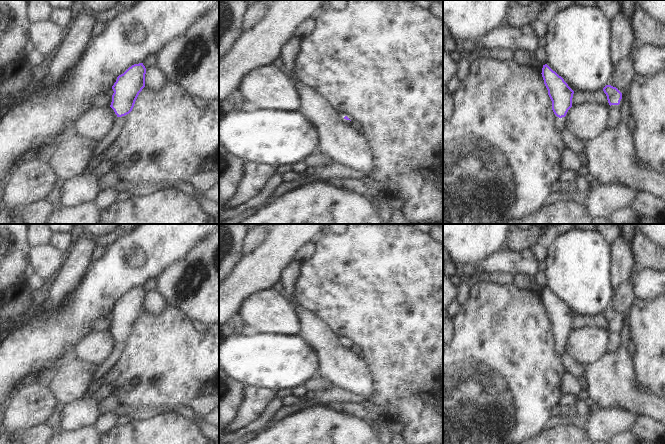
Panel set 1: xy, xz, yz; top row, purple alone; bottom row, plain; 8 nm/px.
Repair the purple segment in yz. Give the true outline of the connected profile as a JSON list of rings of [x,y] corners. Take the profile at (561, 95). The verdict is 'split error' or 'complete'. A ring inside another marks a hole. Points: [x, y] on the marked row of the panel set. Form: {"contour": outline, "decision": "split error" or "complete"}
{"contour": [[[547,64],[543,65],[541,74],[548,90],[548,95],[552,101],[552,110],[558,117],[555,123],[555,132],[560,134],[564,129],[561,118],[565,117],[568,110],[572,107],[574,91],[568,86],[564,79]]], "decision": "split error"}

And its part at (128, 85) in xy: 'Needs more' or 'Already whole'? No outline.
Needs more

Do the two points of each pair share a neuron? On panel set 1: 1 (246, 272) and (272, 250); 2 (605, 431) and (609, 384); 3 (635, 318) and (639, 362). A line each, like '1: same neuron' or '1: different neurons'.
1: same neuron
2: different neurons
3: same neuron

